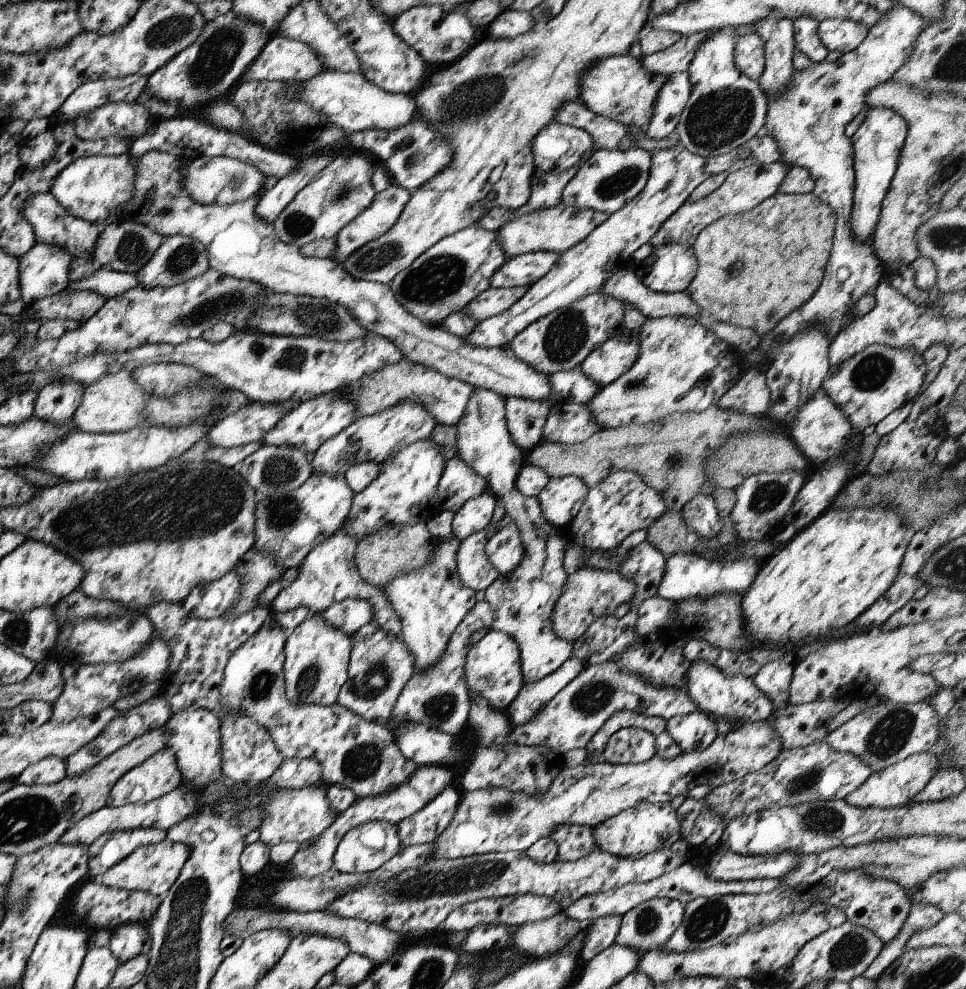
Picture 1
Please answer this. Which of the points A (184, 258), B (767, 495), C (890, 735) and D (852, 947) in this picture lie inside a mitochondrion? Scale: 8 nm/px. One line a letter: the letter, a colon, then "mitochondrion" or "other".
A: mitochondrion
B: mitochondrion
C: mitochondrion
D: mitochondrion

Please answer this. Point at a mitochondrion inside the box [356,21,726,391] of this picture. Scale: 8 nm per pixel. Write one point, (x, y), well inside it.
(473, 100)

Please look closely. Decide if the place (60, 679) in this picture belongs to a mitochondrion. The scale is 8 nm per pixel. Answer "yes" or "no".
no

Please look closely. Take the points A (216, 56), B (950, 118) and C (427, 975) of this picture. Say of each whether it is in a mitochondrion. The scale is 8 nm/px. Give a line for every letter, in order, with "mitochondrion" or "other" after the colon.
A: mitochondrion
B: mitochondrion
C: mitochondrion

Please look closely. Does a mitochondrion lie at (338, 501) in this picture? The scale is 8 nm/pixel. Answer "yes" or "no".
no

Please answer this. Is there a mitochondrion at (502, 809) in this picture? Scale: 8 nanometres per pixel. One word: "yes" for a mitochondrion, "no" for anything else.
yes

